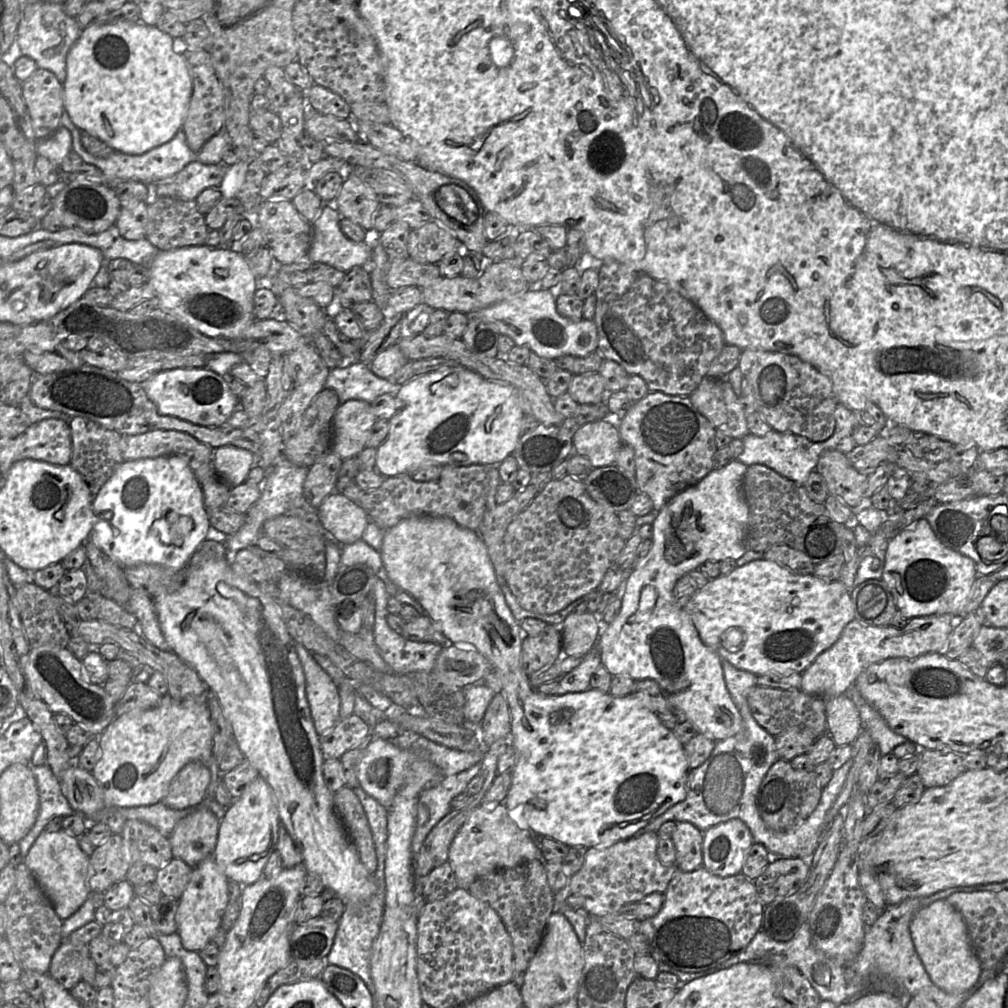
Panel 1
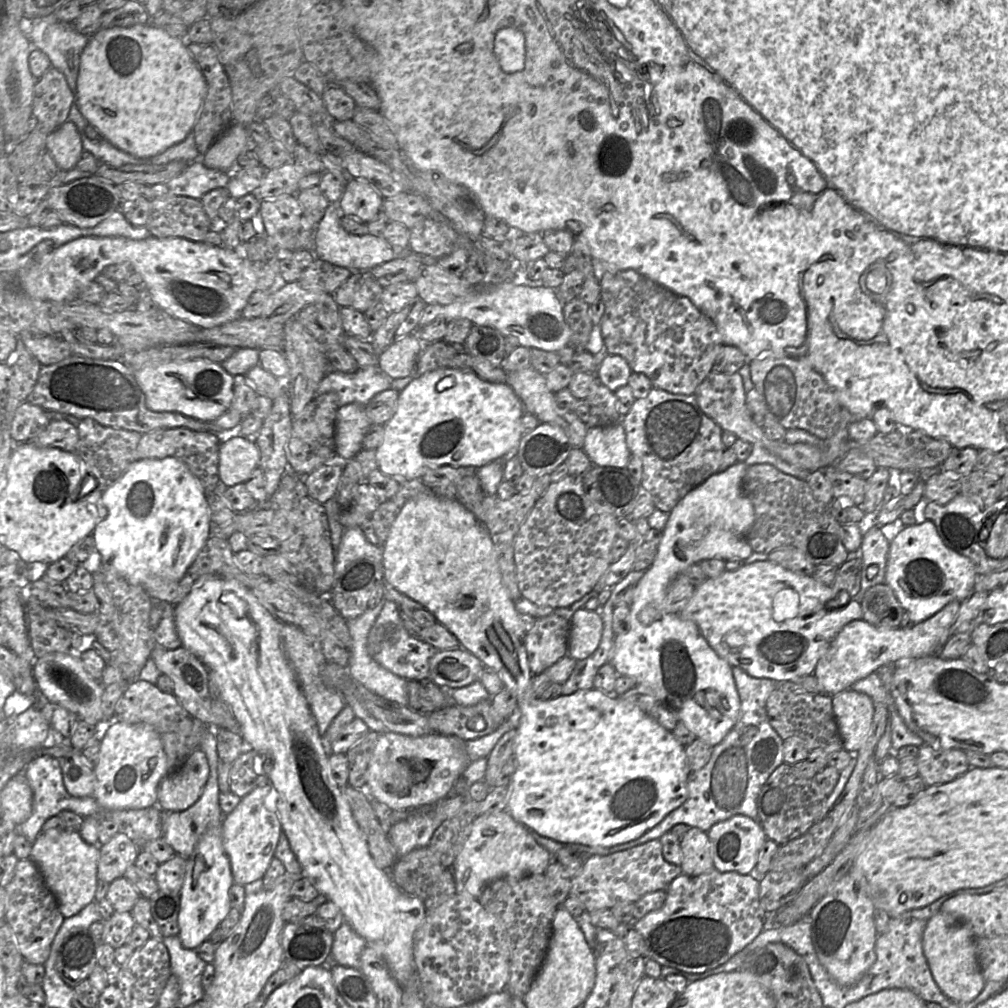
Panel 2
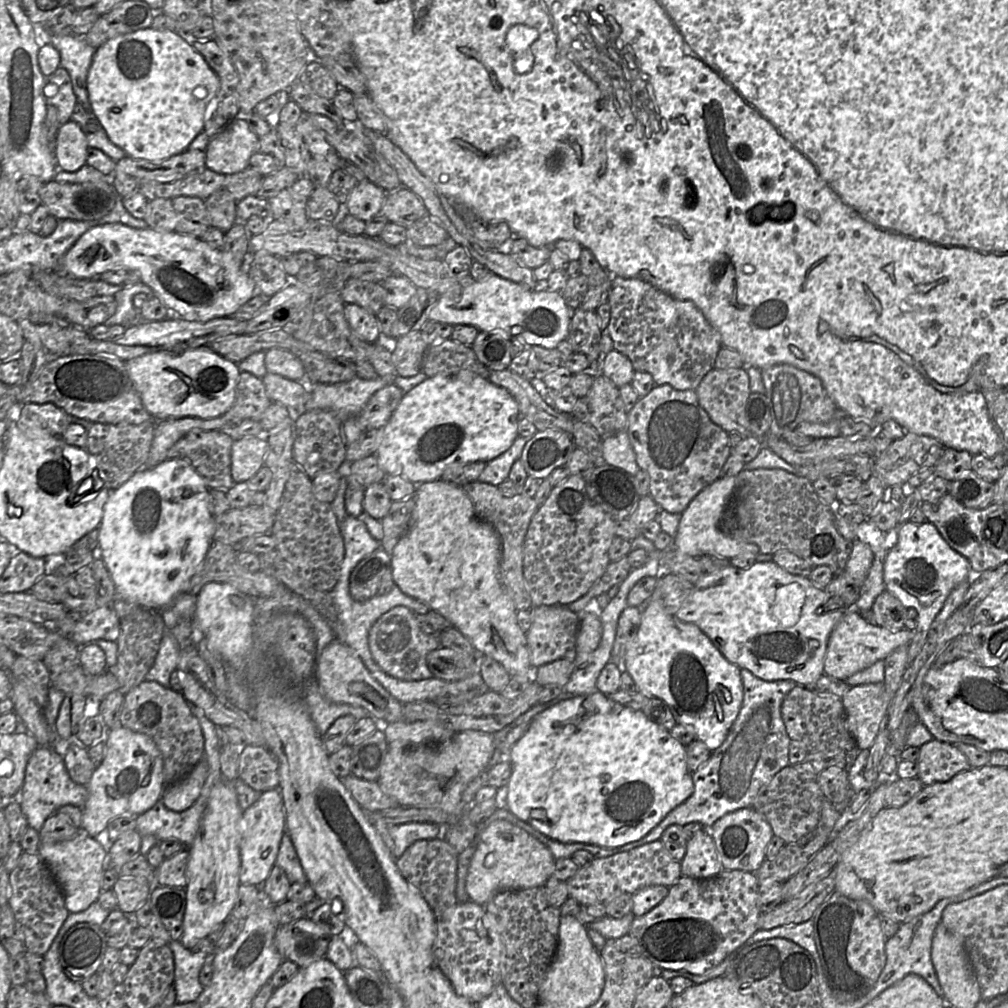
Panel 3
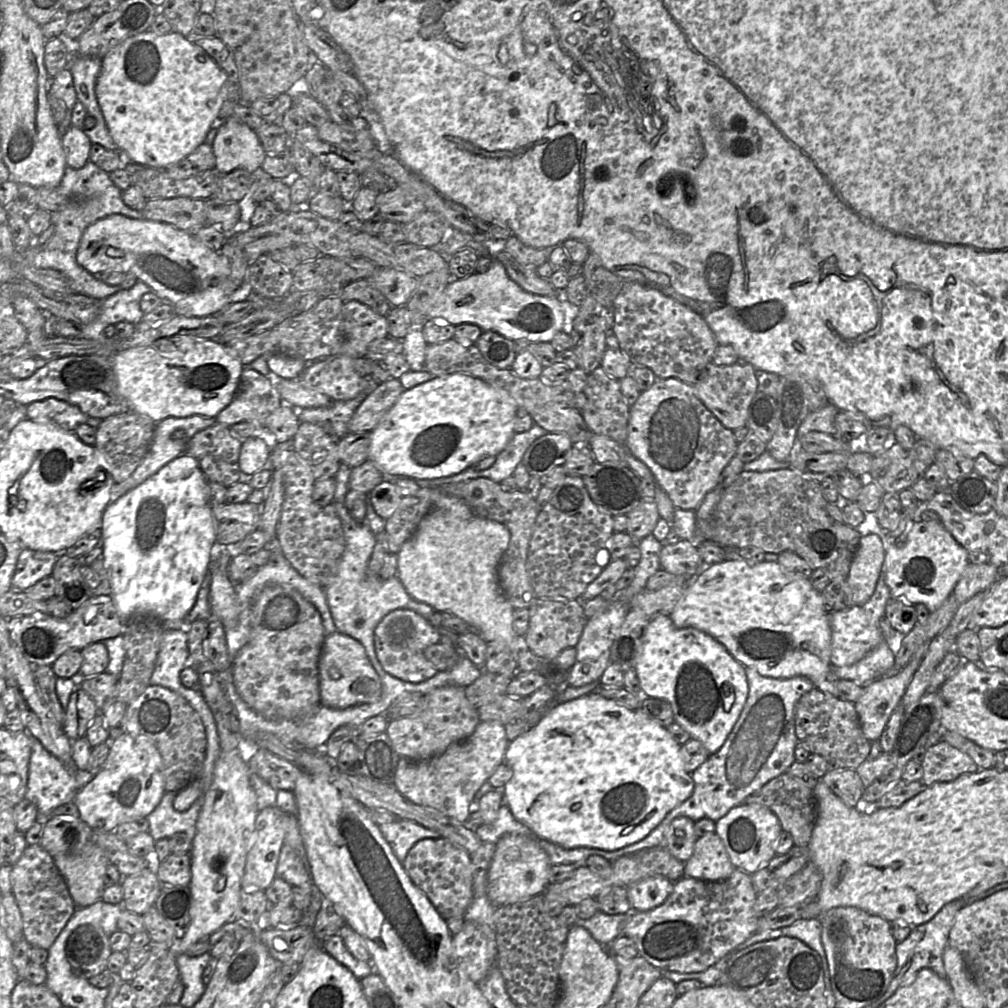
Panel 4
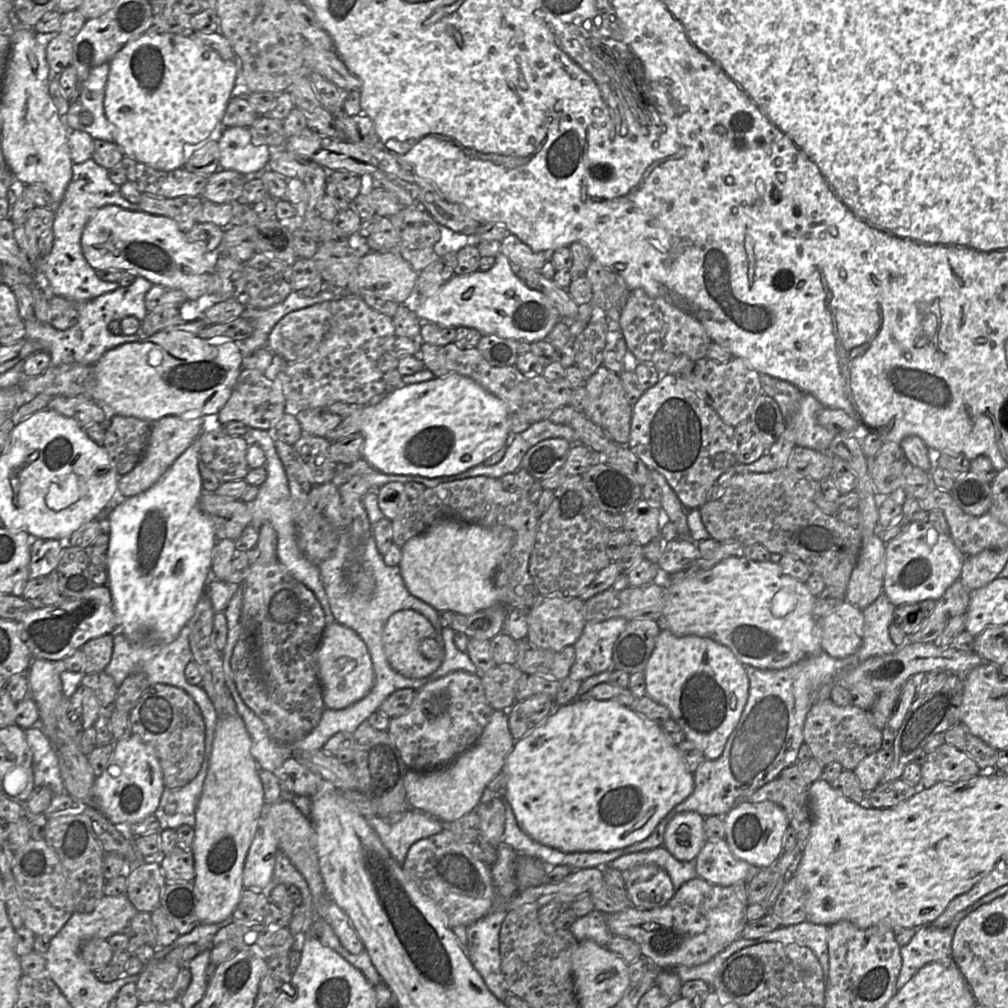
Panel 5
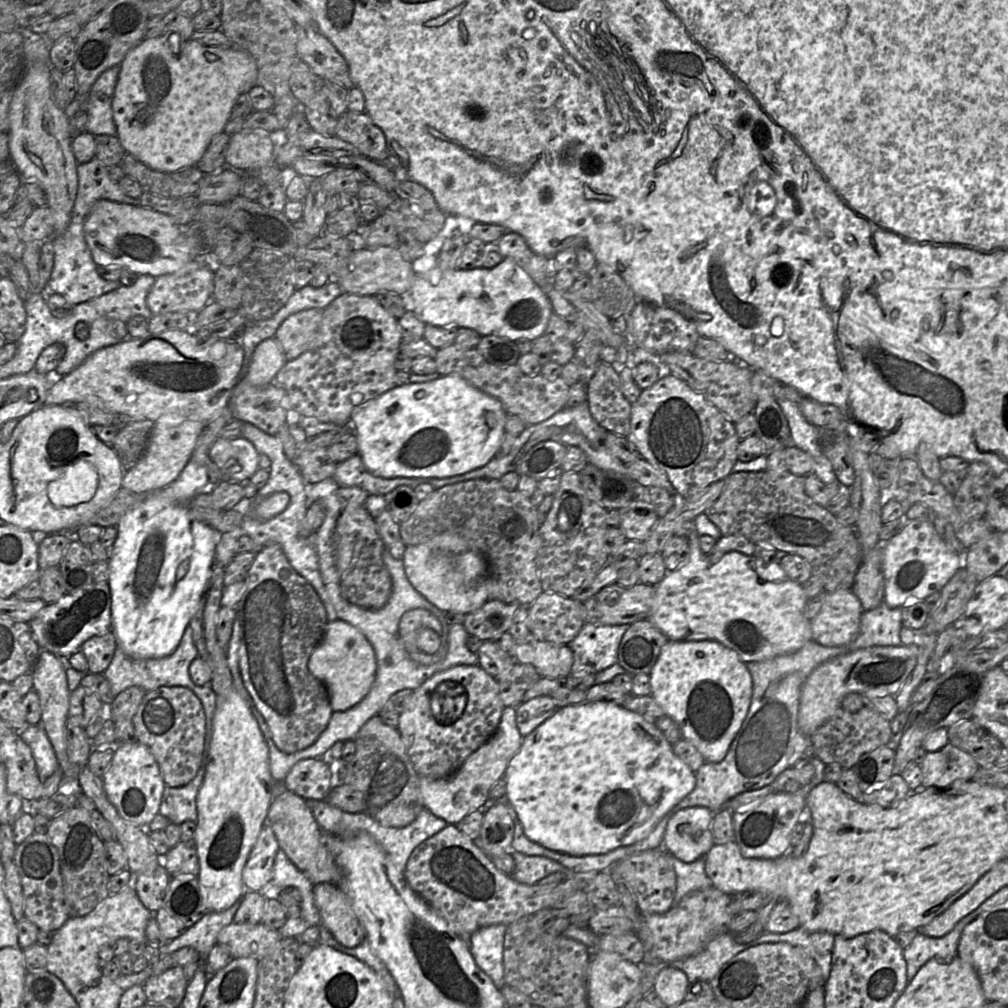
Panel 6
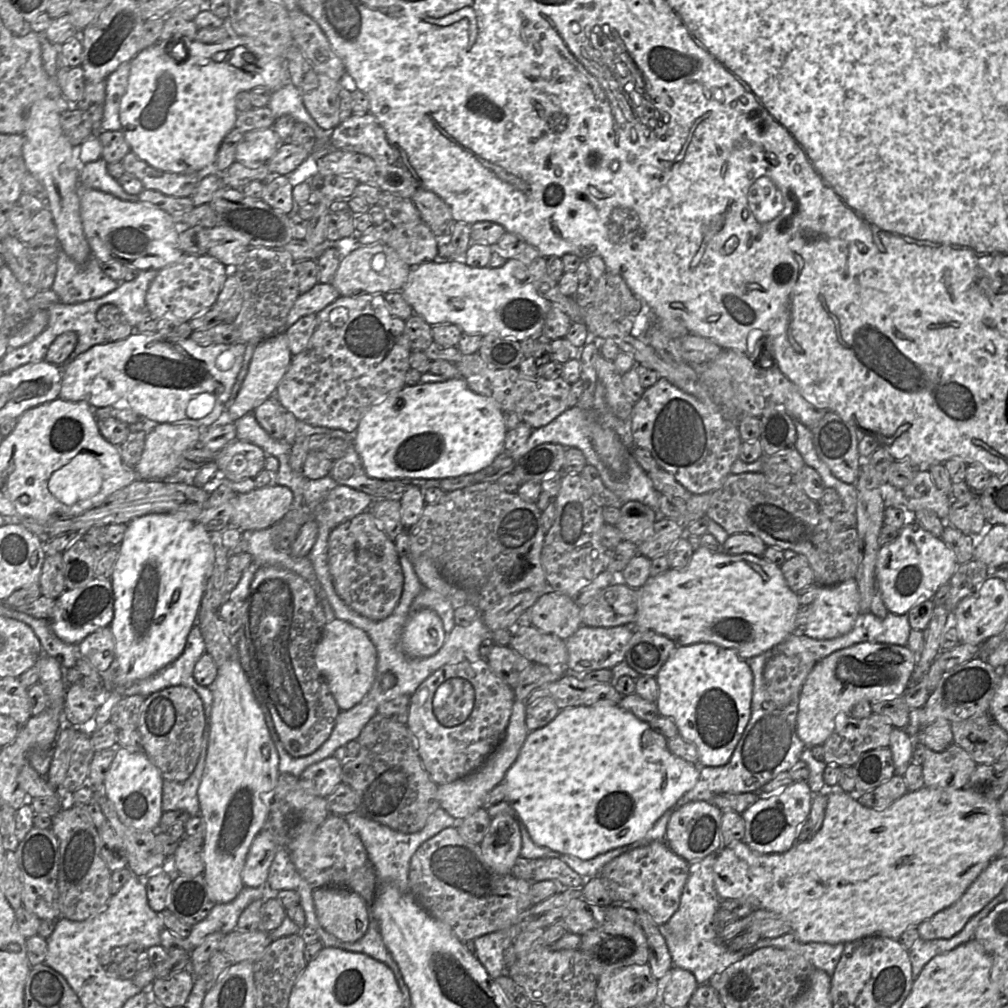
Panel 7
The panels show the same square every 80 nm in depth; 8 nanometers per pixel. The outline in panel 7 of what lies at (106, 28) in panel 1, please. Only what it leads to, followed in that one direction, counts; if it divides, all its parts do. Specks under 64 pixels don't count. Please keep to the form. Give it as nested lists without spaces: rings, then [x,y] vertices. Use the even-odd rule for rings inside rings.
[[[233,33],[224,41],[213,44],[205,44],[196,39],[186,43],[181,40],[174,40],[171,42],[158,40],[158,42],[154,45],[140,50],[131,60],[130,64],[131,68],[128,78],[128,85],[126,92],[121,99],[119,110],[120,122],[125,139],[129,144],[130,151],[135,153],[141,160],[145,161],[157,170],[172,173],[198,172],[214,162],[221,142],[223,141],[224,137],[235,127],[235,121],[238,115],[235,98],[240,91],[251,90],[256,87],[265,87],[270,91],[277,91],[290,83],[290,75],[286,63],[286,54],[280,54],[274,48],[266,47],[257,43],[251,38],[238,36]],[[176,42],[182,42],[184,47],[187,46],[187,49],[185,49],[185,57],[182,60],[177,60],[170,57],[167,52],[168,44]]]

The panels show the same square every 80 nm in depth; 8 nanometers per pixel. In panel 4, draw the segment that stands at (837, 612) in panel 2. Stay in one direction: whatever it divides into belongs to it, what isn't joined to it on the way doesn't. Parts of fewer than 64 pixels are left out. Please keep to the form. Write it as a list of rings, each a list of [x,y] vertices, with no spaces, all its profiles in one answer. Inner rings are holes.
[[[740,559],[725,560],[711,566],[705,566],[704,569],[686,585],[685,591],[680,600],[676,604],[670,618],[673,624],[678,628],[693,627],[712,636],[731,653],[731,655],[739,661],[743,666],[754,668],[760,675],[764,677],[776,679],[788,679],[796,676],[808,678],[815,688],[822,692],[828,693],[834,697],[838,697],[838,690],[835,686],[835,678],[832,677],[832,665],[830,663],[831,656],[831,626],[830,615],[825,609],[822,593],[815,590],[810,580],[793,573],[784,571],[778,562],[763,561],[757,564],[749,564]]]

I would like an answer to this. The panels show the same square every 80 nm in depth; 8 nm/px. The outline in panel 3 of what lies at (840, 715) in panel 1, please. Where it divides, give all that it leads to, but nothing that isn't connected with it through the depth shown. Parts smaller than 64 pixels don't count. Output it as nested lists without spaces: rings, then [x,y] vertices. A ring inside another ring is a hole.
[[[884,683],[851,687],[841,697],[847,715],[847,726],[859,749],[870,749],[880,729],[887,725],[891,697]]]

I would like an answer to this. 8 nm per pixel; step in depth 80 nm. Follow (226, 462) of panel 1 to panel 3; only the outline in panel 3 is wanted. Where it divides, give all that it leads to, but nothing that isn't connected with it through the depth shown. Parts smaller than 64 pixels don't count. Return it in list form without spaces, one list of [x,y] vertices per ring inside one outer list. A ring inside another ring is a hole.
[[[264,435],[235,438],[231,447],[231,476],[235,483],[247,482],[264,466],[267,441]]]

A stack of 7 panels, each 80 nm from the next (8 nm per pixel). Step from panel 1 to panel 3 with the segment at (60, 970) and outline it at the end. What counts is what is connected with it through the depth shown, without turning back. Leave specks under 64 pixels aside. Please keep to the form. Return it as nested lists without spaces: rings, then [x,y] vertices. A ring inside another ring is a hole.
[[[78,923],[60,942],[59,962],[71,981],[82,983],[102,969],[107,947],[107,938],[100,926]]]

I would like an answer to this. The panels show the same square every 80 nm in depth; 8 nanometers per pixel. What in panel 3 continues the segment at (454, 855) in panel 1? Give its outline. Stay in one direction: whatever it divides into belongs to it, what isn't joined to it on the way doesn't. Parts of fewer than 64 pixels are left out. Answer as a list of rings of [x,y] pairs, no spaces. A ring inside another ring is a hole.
[[[496,820],[481,829],[475,841],[467,877],[466,893],[470,901],[483,907],[498,892],[544,886],[553,875],[555,859],[550,850],[518,826]]]

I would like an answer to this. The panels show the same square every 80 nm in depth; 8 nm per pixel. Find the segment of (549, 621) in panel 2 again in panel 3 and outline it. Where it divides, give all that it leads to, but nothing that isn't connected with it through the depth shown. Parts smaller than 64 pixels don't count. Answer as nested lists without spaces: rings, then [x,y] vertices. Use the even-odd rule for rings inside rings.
[[[541,605],[532,607],[531,611],[532,623],[530,629],[526,633],[526,639],[530,654],[530,663],[532,670],[534,671],[536,668],[542,665],[563,658],[568,650],[575,648],[582,615],[578,615],[577,613],[568,609],[567,605]]]

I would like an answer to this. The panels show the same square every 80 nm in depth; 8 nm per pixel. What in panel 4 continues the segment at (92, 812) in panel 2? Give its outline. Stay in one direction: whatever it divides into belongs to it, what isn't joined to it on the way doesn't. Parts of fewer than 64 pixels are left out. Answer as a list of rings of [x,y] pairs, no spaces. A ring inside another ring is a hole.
[[[31,736],[31,756],[25,798],[37,806],[36,821],[43,825],[50,812],[71,802],[78,791],[78,782],[64,764],[42,743]]]

